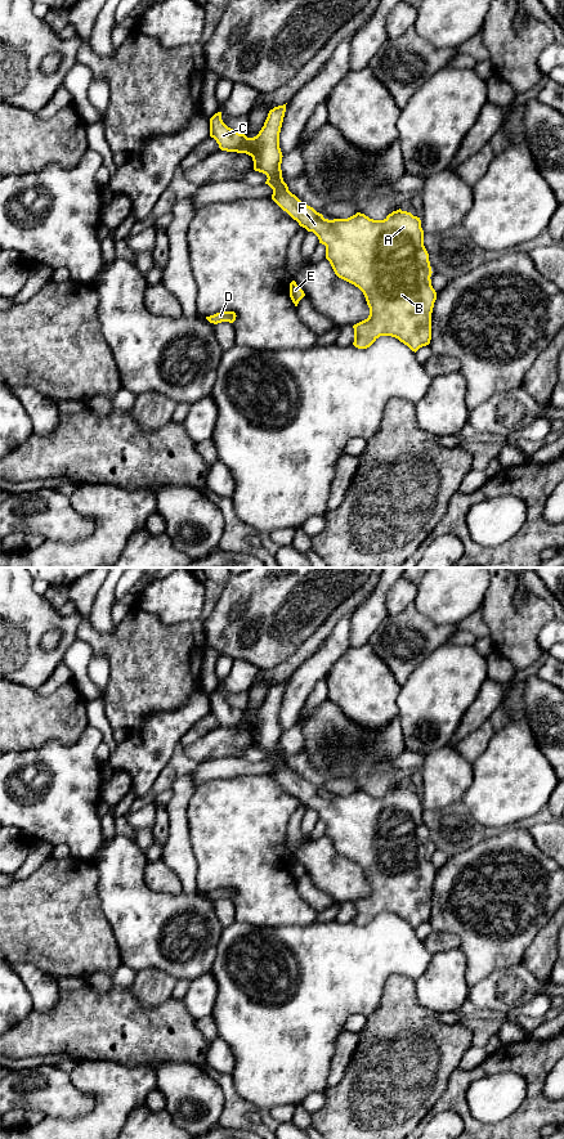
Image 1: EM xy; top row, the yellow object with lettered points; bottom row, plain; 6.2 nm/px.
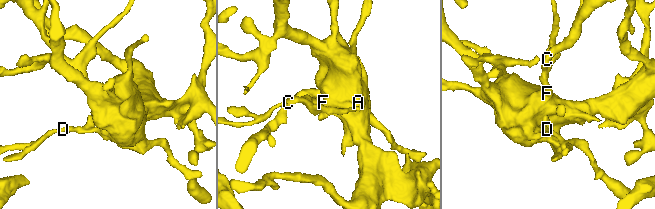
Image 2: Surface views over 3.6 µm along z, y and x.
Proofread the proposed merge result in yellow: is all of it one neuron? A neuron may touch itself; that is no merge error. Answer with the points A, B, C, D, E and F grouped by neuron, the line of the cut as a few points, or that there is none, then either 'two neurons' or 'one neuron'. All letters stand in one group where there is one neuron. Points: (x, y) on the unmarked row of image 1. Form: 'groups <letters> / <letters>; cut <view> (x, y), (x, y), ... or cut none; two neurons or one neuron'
groups A B C D E F; cut none; one neuron

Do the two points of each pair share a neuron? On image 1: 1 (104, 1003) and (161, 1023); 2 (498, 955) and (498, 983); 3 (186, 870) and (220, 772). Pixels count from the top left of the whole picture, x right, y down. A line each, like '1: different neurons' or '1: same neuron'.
1: same neuron
2: different neurons
3: different neurons

